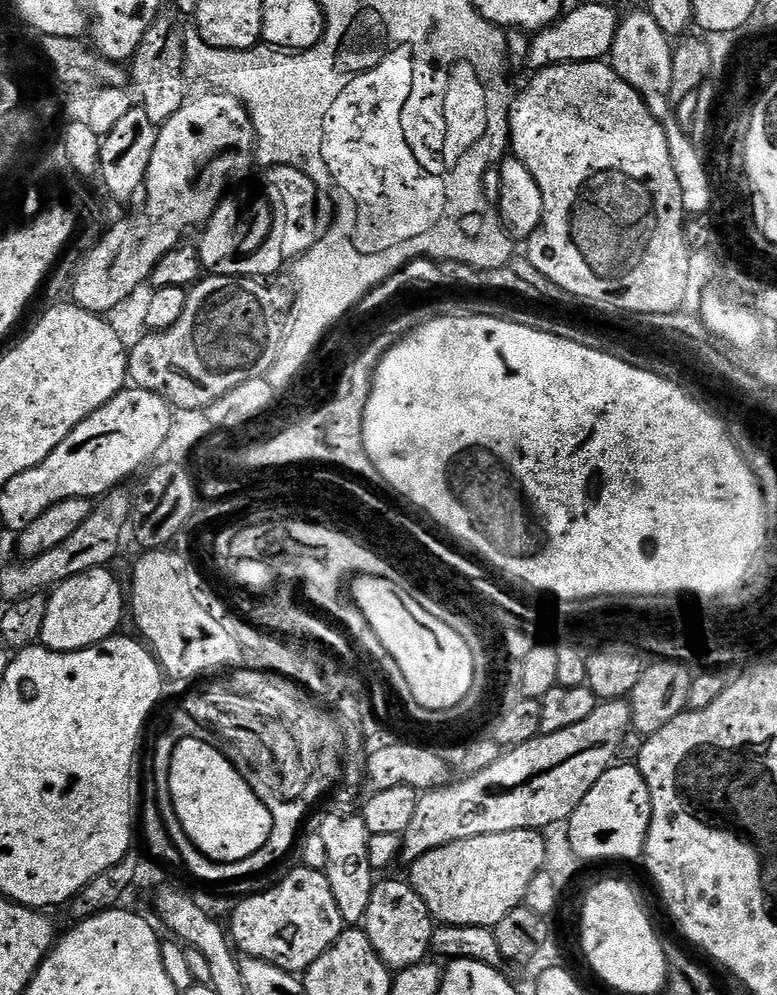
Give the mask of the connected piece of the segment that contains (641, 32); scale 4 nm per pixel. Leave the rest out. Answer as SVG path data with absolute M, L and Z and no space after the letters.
M644 10L644 12L632 12L625 20L623 17L619 21L610 53L613 70L636 93L644 97L654 118L661 122L668 122L674 111L674 105L669 101L671 80L674 78L673 51L673 41L664 33L662 26L654 22L651 11Z

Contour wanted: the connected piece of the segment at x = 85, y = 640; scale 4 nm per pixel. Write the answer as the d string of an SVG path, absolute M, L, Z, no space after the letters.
M107 567L78 574L51 589L46 606L46 623L39 643L55 652L77 652L108 637L117 635L120 619L126 616L126 592L120 589L116 576Z

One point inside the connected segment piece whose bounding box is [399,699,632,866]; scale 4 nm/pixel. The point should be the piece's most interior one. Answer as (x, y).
(540, 783)

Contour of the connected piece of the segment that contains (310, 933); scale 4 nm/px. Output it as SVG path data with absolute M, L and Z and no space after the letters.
M301 866L297 868L295 872L291 872L277 888L271 888L269 892L263 892L257 896L243 897L237 904L240 905L232 912L232 928L230 924L230 939L233 945L235 945L244 956L252 956L256 960L265 960L293 974L303 974L307 972L308 967L318 958L322 958L324 951L340 937L340 933L343 932L346 927L342 914L338 914L338 902L334 902L334 893L330 891L330 882L325 878L323 871L315 868L305 868Z

